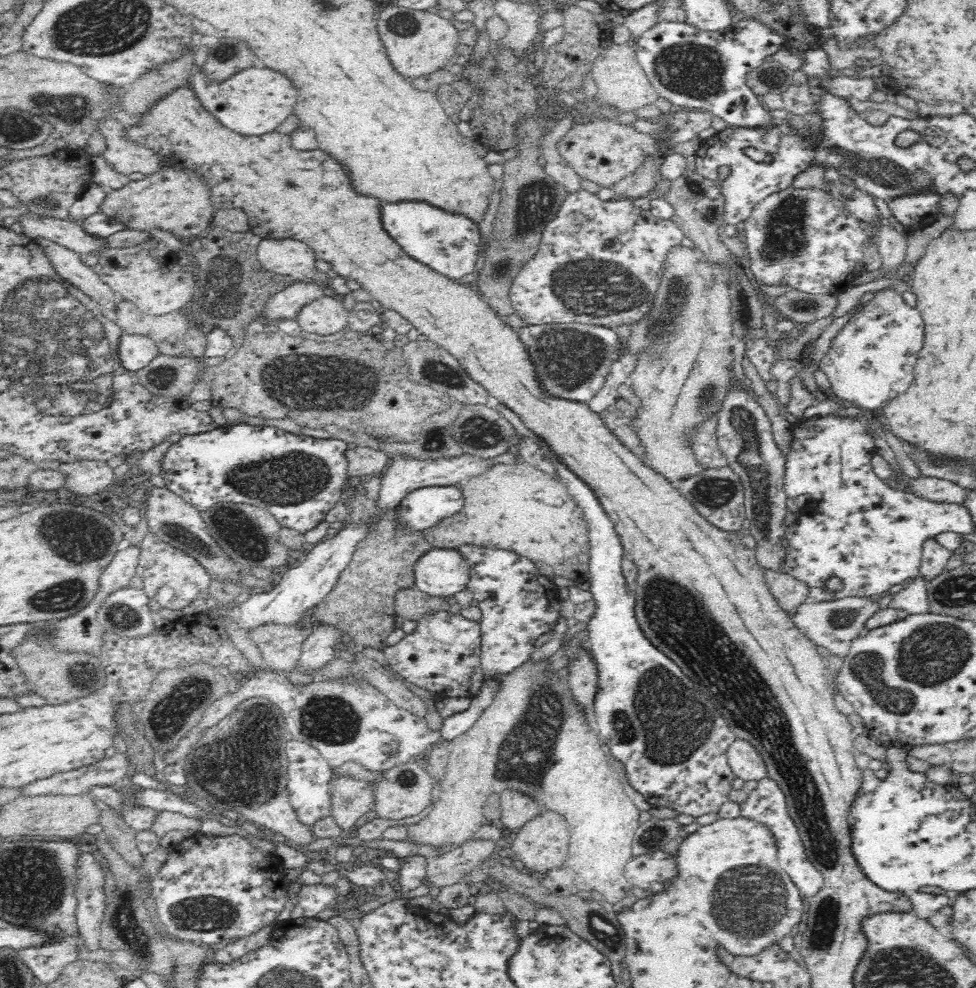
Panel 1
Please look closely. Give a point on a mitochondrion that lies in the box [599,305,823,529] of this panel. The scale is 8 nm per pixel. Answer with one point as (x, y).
(712, 493)

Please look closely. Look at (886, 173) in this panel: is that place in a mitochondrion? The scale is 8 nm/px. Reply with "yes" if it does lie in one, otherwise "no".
yes

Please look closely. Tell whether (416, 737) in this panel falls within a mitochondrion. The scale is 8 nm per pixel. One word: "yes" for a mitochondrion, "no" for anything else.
no

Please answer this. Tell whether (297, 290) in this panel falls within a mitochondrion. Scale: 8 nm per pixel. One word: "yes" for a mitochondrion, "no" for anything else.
no

